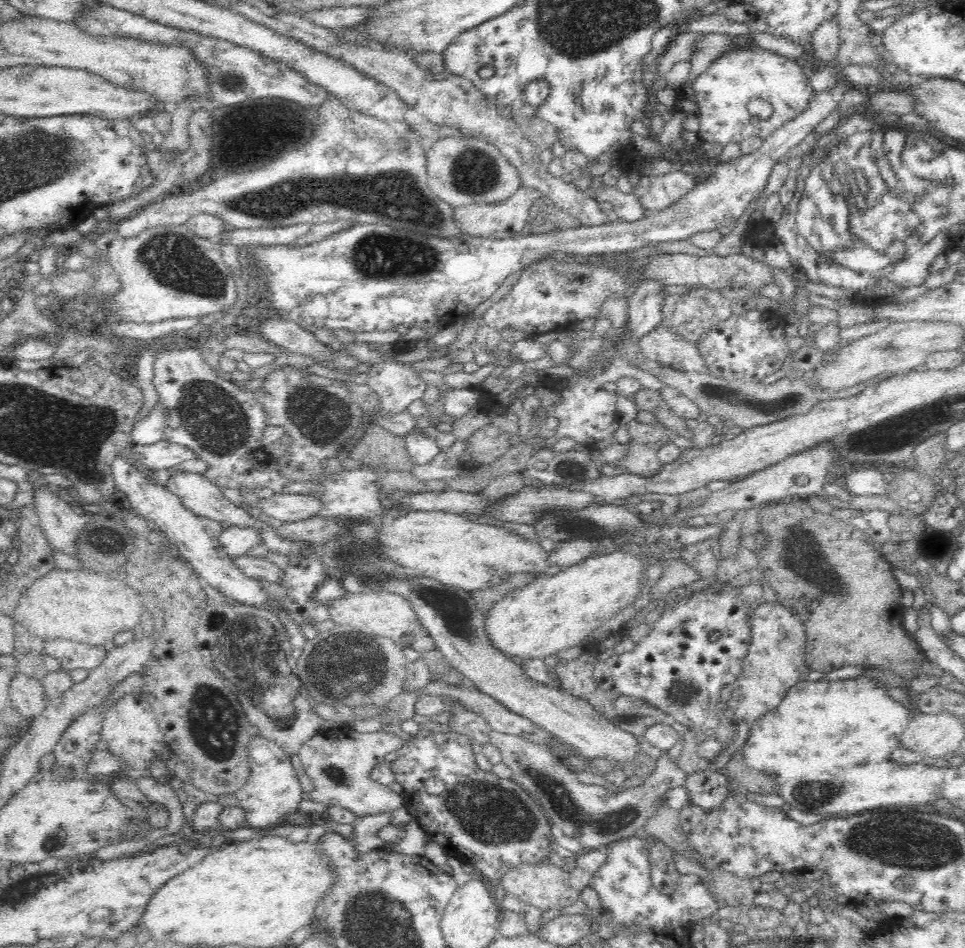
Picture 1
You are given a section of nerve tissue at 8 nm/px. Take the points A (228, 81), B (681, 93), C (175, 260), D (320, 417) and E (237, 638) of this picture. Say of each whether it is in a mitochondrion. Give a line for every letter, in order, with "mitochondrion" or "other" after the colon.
A: mitochondrion
B: other
C: mitochondrion
D: mitochondrion
E: mitochondrion

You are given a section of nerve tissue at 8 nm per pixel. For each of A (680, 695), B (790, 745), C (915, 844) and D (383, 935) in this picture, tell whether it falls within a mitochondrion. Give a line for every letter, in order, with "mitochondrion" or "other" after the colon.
A: mitochondrion
B: other
C: mitochondrion
D: mitochondrion

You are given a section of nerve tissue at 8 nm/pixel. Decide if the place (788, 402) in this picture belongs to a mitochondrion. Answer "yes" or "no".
yes

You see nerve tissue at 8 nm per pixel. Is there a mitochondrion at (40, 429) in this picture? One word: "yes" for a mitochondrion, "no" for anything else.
yes

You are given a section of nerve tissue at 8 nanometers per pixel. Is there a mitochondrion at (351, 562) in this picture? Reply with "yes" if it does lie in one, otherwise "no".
yes

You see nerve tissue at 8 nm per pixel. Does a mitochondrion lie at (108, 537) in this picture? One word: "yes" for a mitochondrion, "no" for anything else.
yes

